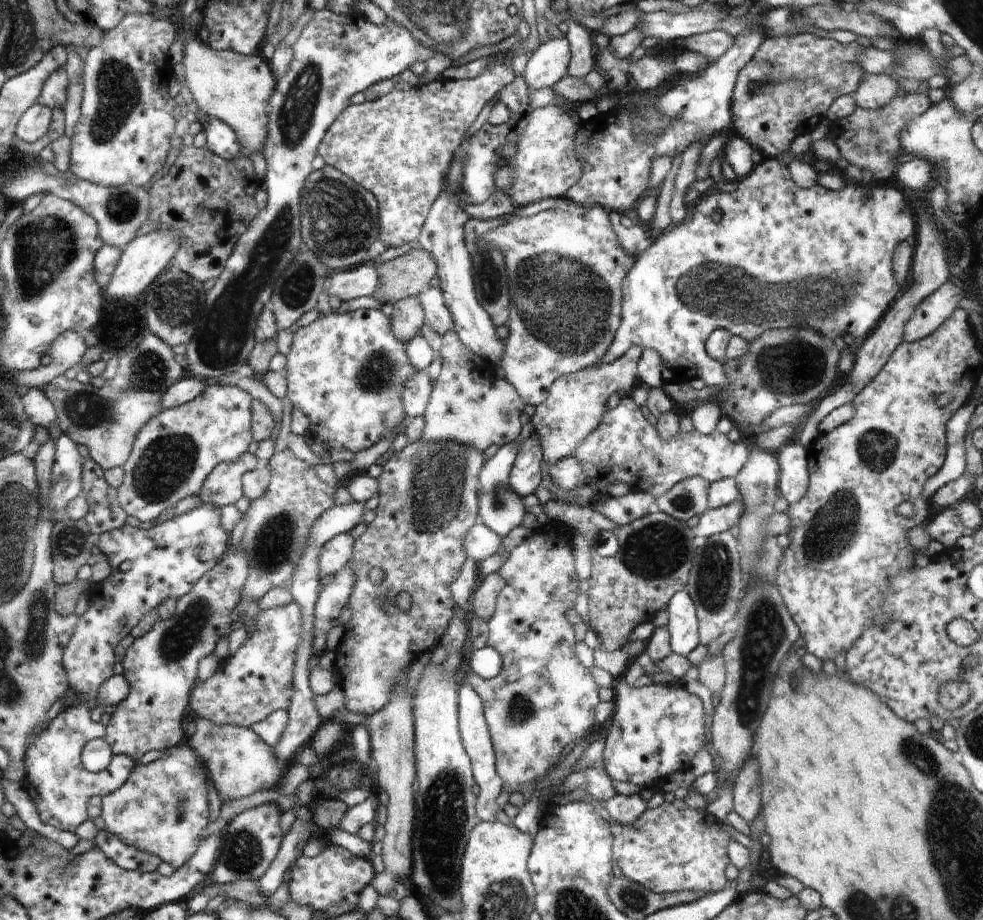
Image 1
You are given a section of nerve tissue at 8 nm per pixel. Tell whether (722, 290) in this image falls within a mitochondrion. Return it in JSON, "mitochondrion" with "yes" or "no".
{"mitochondrion":"yes"}

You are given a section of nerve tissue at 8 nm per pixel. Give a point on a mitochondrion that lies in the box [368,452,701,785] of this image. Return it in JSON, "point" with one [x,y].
{"point":[657,549]}

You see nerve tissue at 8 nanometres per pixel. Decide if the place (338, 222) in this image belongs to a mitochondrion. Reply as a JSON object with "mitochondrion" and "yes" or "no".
{"mitochondrion":"yes"}

